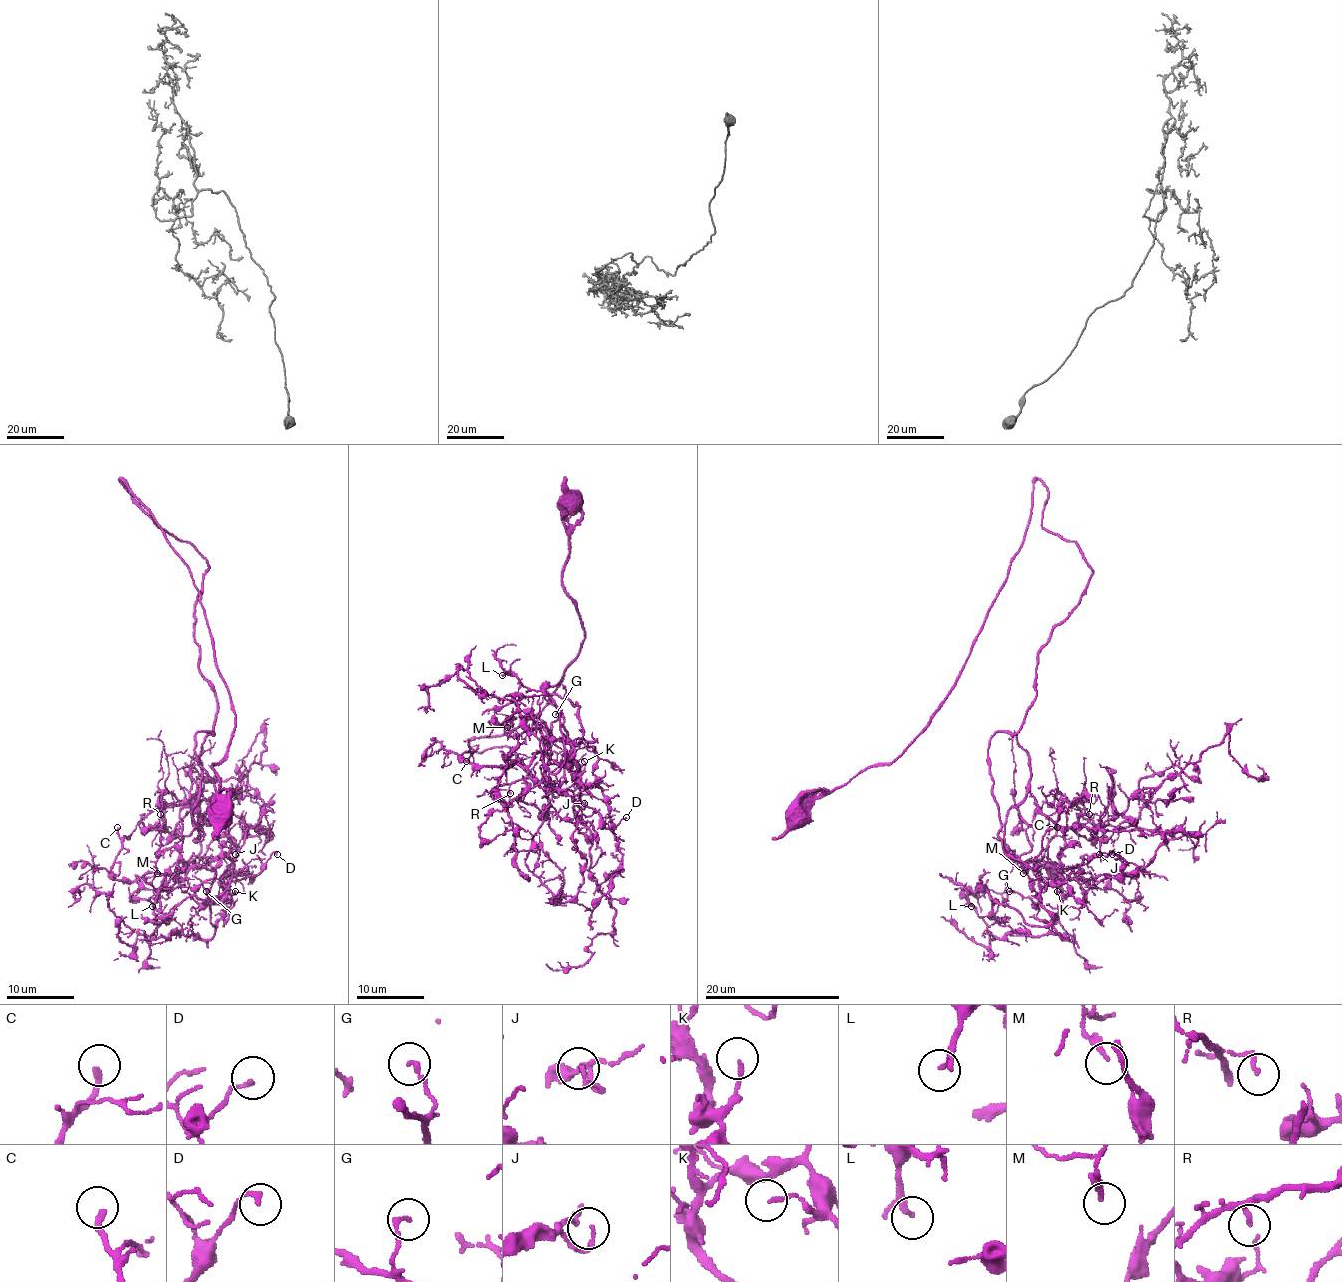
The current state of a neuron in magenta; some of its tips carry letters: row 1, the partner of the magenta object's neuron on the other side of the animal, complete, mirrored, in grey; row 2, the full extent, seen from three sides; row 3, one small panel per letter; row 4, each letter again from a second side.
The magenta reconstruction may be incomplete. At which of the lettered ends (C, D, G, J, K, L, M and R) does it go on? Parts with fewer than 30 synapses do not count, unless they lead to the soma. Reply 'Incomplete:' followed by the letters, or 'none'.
Incomplete: L

